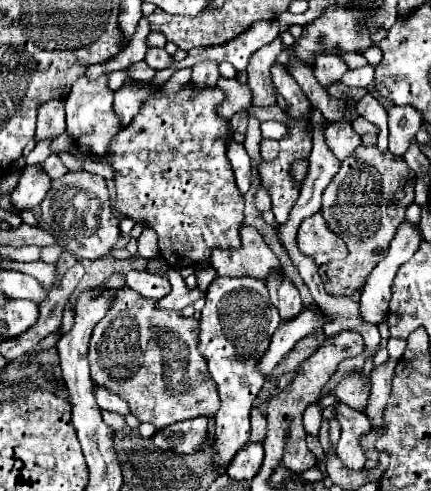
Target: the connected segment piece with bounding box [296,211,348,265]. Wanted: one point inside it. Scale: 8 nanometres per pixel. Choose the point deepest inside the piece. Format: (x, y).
(314, 238)

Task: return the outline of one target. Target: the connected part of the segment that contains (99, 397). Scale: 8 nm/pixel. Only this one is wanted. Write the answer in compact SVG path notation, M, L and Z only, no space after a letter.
M96 387L96 401L98 401L100 409L104 409L104 411L114 411L114 413L120 413L120 415L130 413L130 405L124 399L120 399L118 395L114 395L112 391L108 391L108 389Z

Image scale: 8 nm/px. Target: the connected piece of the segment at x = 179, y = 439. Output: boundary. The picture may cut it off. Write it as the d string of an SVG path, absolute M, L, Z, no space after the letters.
M206 417L186 419L172 423L170 427L156 431L152 443L160 449L170 449L178 453L196 453L206 443Z

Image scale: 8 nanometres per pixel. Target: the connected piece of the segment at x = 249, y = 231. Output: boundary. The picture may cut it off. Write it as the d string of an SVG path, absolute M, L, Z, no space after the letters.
M240 225L240 249L214 249L212 251L212 267L220 277L258 277L266 279L266 275L280 267L278 257L272 253L272 249L264 243L258 229L252 225Z

